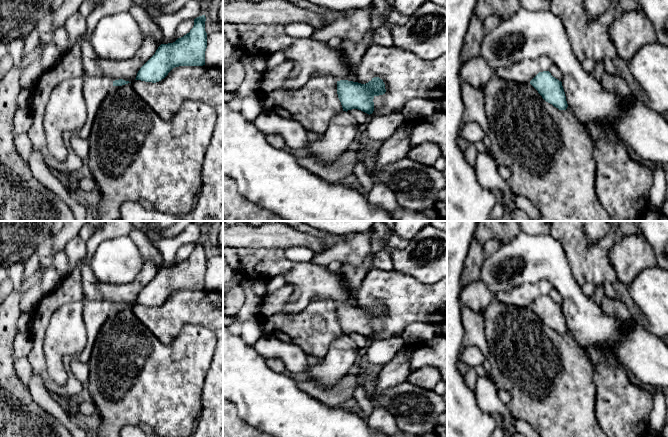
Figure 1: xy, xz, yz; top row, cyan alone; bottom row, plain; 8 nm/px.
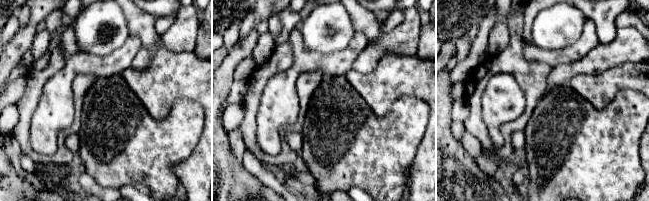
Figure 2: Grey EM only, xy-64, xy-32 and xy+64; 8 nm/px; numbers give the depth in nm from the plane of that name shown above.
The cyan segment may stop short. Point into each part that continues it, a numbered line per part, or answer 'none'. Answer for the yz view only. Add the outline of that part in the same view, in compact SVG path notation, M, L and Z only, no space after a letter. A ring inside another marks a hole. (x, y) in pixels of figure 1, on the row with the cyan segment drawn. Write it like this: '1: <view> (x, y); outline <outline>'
none

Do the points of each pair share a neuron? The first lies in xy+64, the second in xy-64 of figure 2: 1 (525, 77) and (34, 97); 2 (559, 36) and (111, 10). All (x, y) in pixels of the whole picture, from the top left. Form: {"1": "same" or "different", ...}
{"1": "same", "2": "same"}

